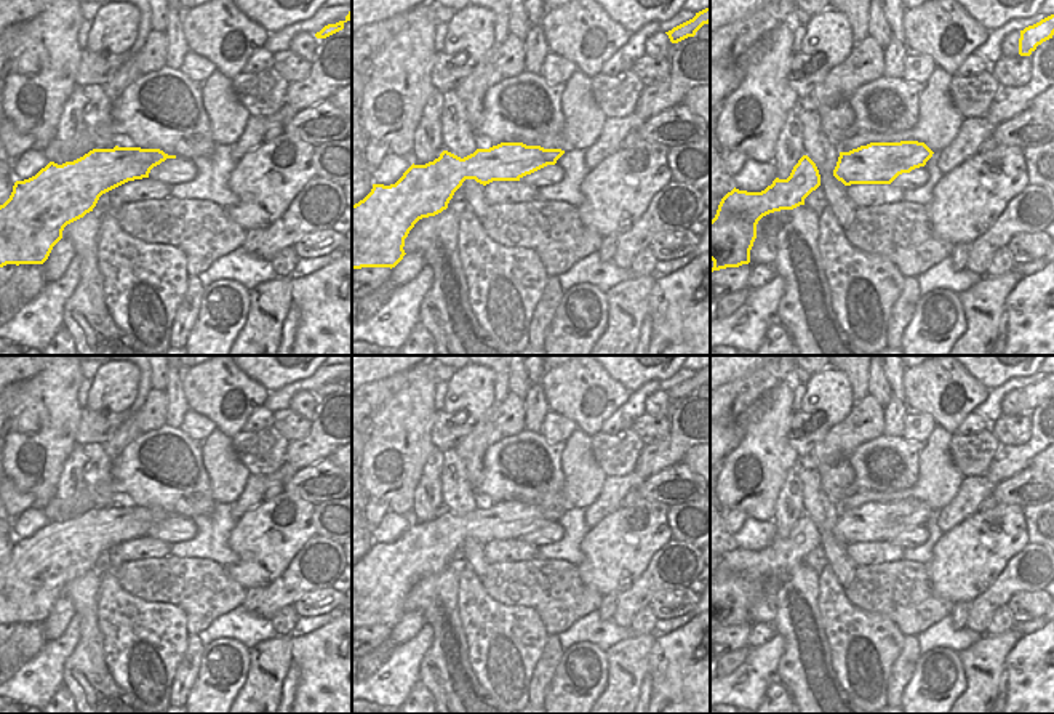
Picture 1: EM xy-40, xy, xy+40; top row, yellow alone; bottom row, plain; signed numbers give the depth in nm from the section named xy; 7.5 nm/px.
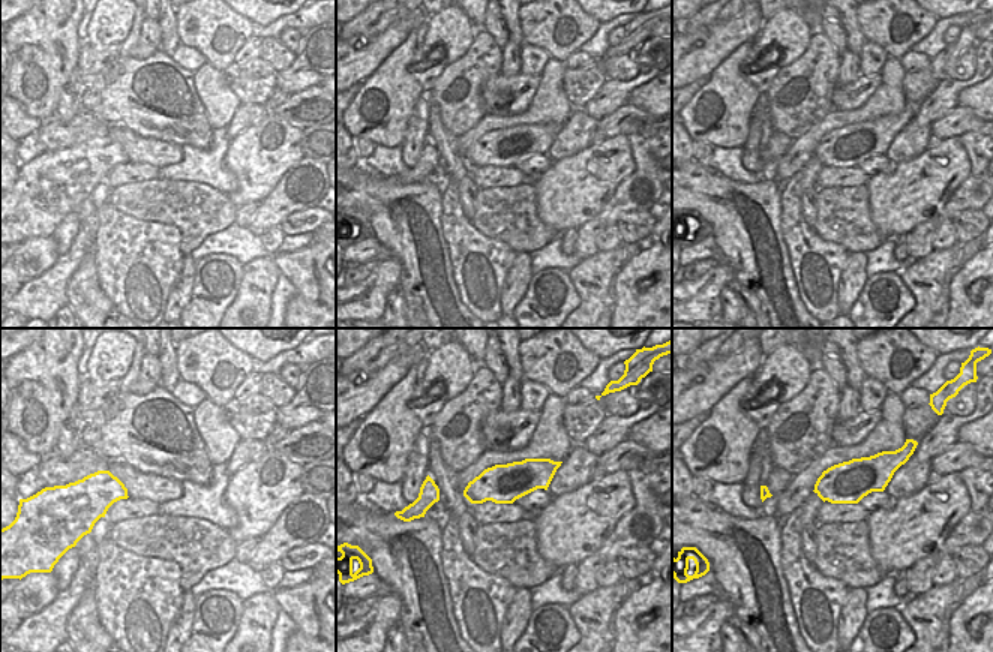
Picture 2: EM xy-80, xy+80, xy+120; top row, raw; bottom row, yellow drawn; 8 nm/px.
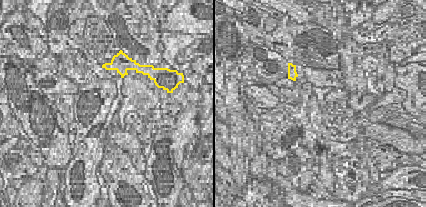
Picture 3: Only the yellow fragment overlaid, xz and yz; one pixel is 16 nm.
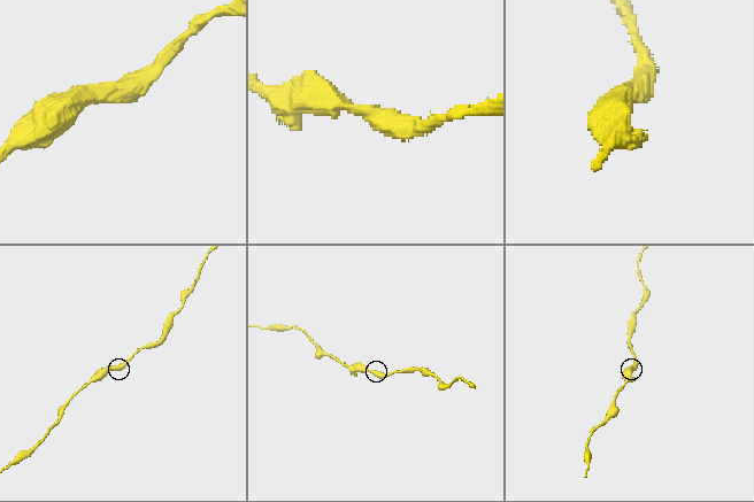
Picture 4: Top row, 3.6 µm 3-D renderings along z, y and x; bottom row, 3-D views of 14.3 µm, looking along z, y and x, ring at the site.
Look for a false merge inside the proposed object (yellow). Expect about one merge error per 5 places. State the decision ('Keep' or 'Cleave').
Keep.

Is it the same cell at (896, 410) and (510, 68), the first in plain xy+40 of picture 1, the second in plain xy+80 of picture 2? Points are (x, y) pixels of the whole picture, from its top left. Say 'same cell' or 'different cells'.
same cell

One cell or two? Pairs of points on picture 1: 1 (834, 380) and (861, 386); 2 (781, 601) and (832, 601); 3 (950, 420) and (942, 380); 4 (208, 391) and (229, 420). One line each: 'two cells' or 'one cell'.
1: two cells
2: two cells
3: one cell
4: one cell

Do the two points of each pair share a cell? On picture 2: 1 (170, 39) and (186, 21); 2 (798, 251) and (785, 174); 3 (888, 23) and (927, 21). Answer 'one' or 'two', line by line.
1: two
2: two
3: one

